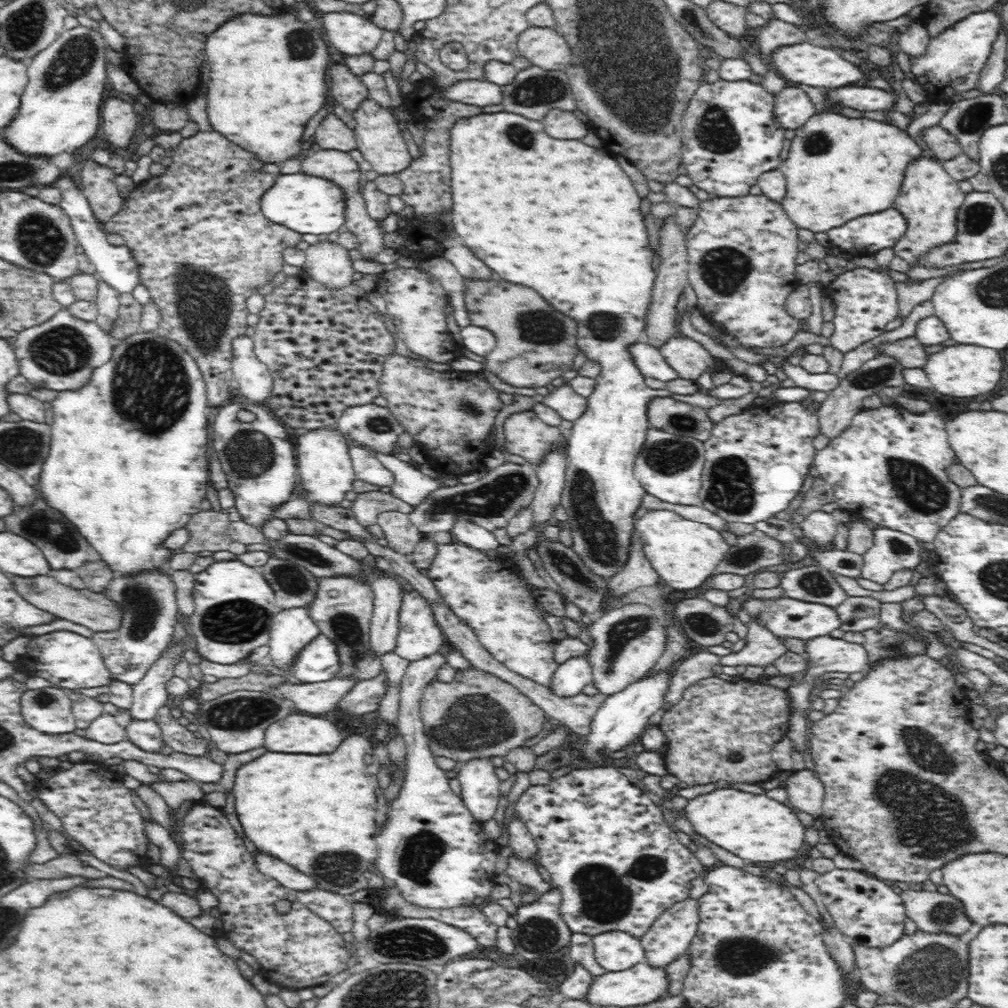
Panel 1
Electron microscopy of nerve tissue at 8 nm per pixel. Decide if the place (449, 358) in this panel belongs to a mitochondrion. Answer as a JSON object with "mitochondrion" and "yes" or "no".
{"mitochondrion":"no"}

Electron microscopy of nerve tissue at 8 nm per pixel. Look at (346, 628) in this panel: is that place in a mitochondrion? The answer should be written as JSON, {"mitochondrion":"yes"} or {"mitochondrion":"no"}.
{"mitochondrion":"yes"}

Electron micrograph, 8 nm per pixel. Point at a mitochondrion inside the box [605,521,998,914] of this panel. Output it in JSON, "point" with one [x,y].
{"point":[930,821]}

